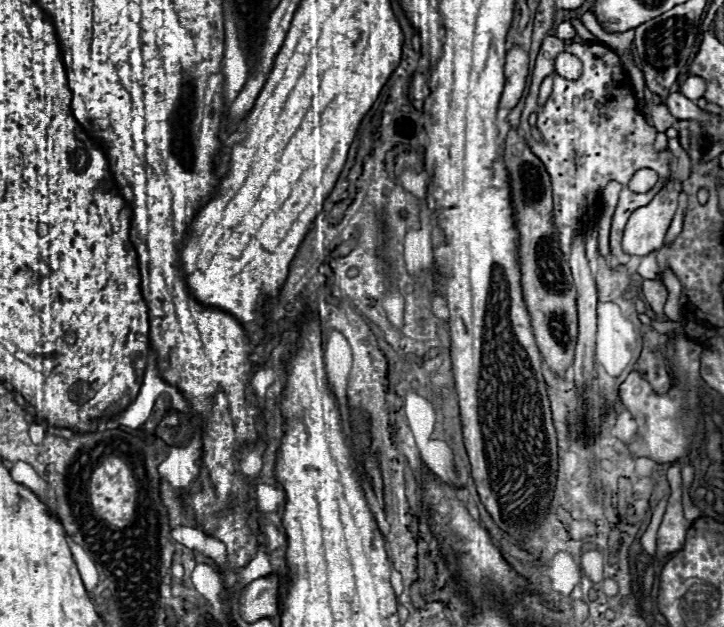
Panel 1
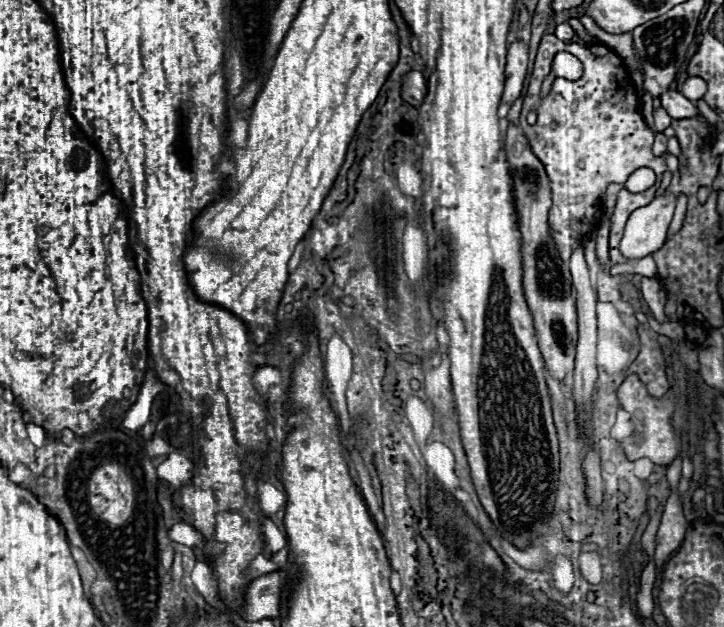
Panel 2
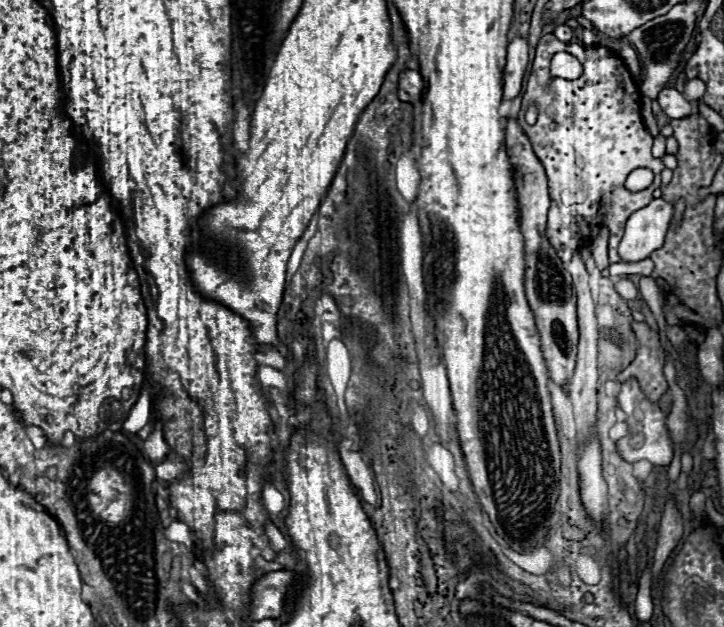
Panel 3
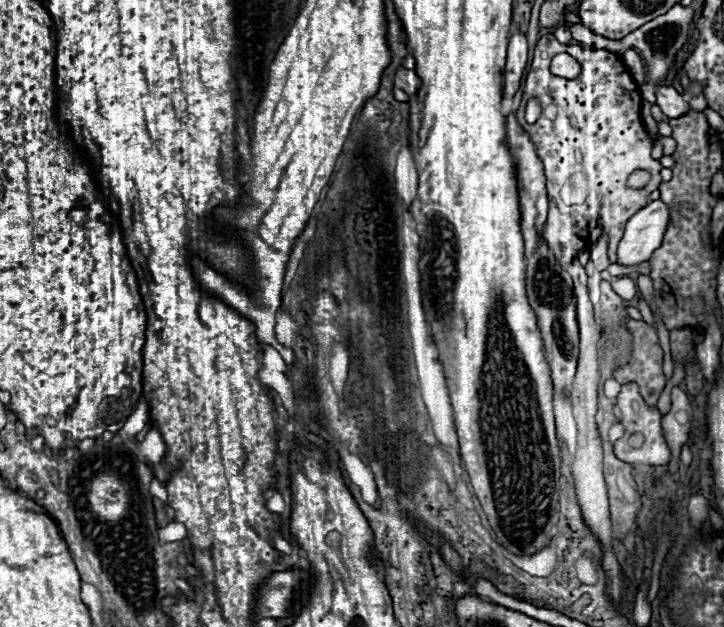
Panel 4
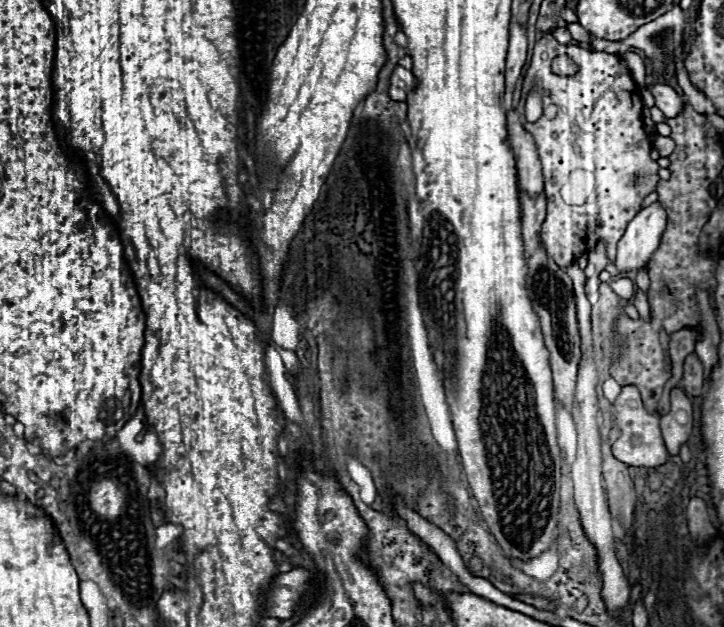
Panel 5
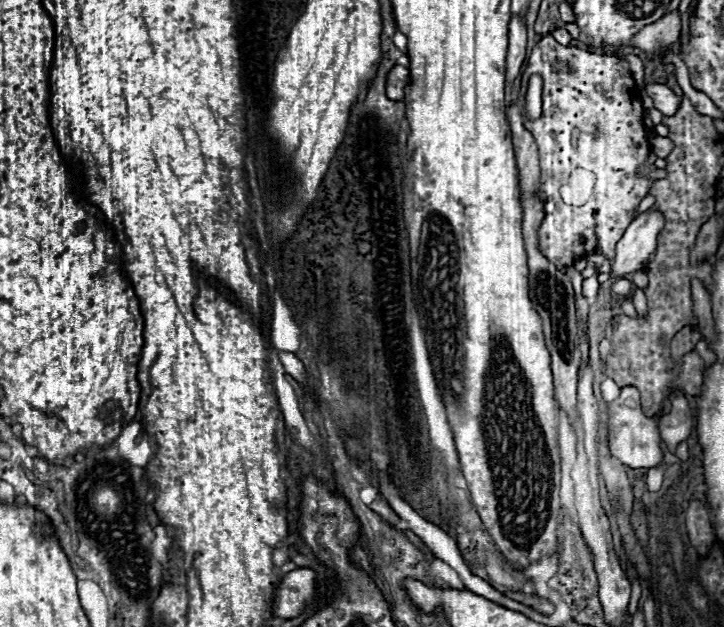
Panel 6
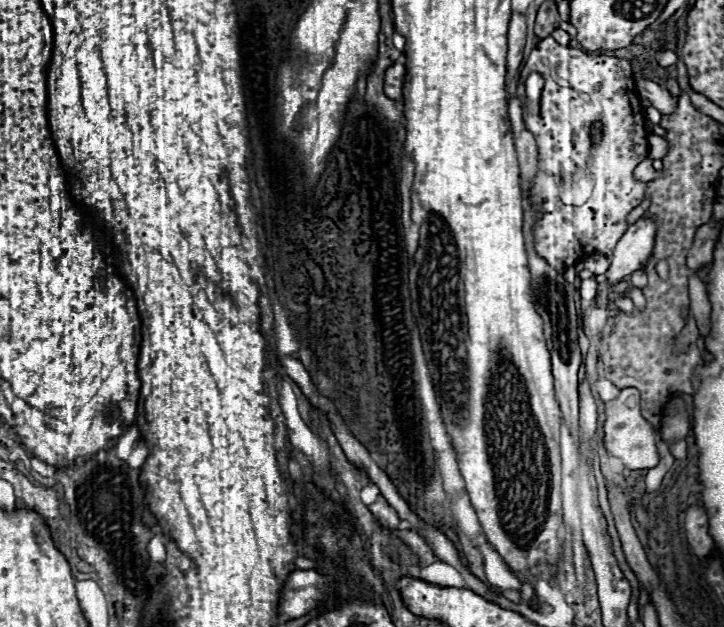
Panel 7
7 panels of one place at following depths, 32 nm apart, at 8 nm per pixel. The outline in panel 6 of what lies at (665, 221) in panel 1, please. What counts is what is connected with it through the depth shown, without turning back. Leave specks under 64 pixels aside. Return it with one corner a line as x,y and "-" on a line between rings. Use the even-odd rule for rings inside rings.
650,208
636,216
618,240
616,258
612,262
612,278
622,278
630,272
642,270
656,250
658,234
664,228
664,214

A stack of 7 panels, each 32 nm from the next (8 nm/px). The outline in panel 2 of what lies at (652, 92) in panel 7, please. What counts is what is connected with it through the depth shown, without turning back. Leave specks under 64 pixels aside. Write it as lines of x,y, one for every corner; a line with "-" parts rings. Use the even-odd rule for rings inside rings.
670,90
670,92
662,94
660,100
662,100
662,106
668,110
668,114
670,114
672,118
676,118
676,120
680,120
680,118
698,118
698,116
702,116
702,114
698,112
696,104
690,102
688,98
684,98
680,92

